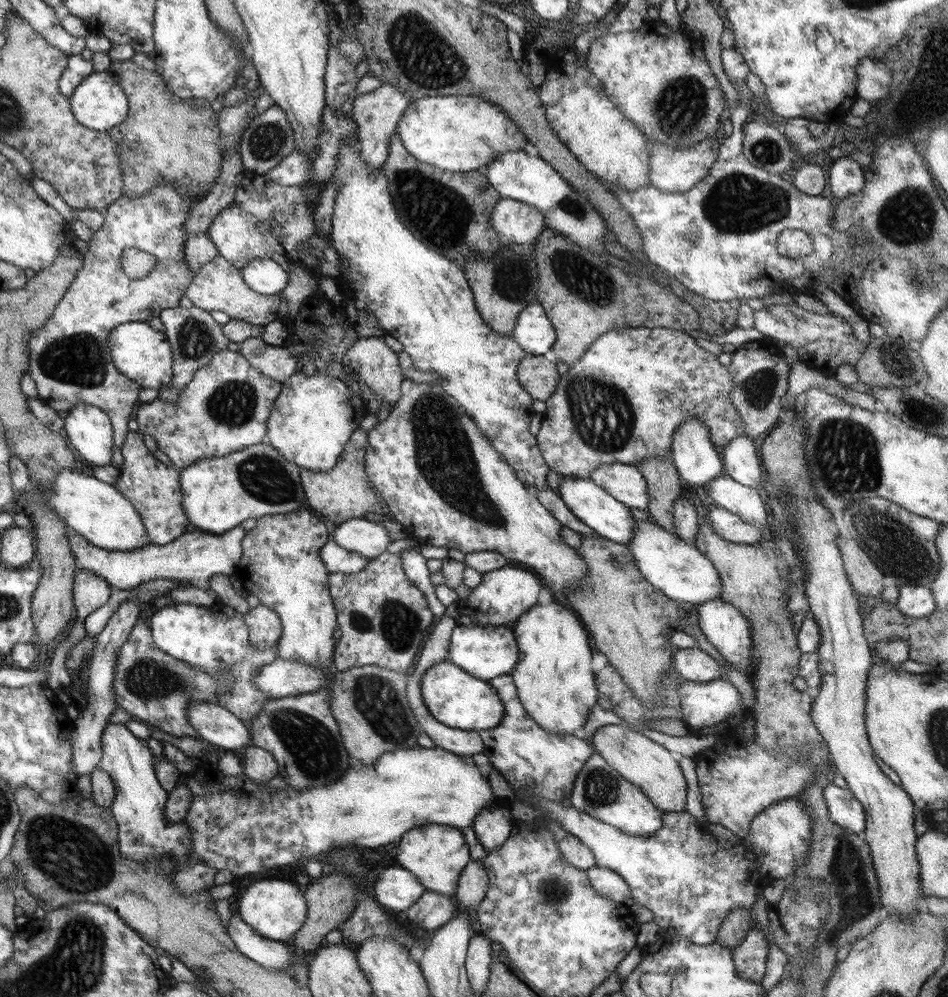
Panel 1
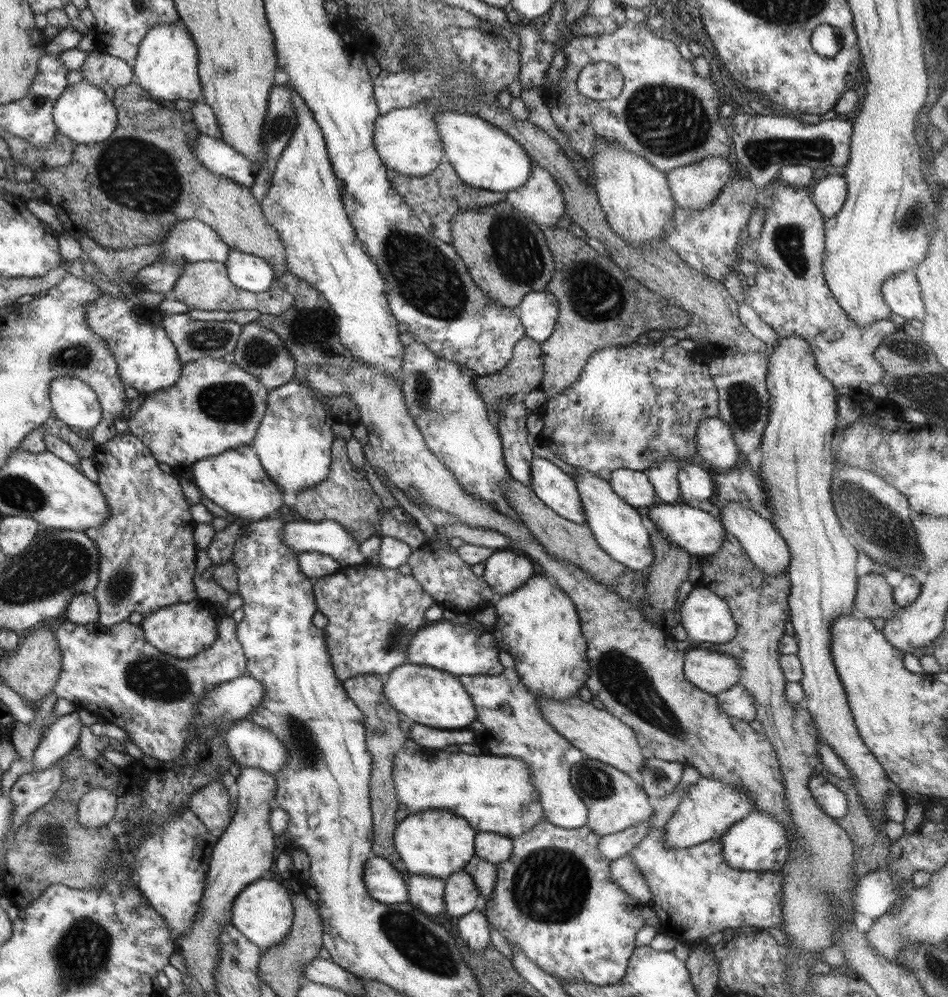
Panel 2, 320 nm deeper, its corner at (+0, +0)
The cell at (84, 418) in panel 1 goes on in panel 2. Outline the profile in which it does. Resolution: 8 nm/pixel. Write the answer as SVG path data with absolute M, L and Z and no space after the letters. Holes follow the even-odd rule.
M75 376L55 378L51 384L50 398L53 416L83 435L89 436L89 432L103 420L98 394Z

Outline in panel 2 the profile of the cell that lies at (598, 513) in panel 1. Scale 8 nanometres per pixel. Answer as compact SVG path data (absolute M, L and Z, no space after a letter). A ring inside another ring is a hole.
M535 457L532 460L531 489L556 514L573 523L585 523L584 511L575 482L556 464Z

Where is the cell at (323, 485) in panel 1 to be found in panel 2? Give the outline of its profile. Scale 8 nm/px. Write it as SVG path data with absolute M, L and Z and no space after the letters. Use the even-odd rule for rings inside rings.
M334 439L331 446L332 464L326 480L297 493L296 512L306 521L333 520L344 527L354 540L362 543L372 536L380 536L380 522L388 509L372 489L366 477L357 472L346 453L347 441Z

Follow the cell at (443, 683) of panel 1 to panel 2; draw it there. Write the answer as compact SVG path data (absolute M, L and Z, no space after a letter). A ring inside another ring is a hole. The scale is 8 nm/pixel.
M401 664L393 668L383 684L385 699L410 723L442 730L471 728L477 717L476 707L459 677L424 664Z

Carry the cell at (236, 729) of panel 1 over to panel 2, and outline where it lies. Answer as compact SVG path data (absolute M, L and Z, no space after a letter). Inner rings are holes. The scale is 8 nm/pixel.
M248 718L237 720L223 735L240 766L259 768L274 775L287 763L286 745L272 731Z

